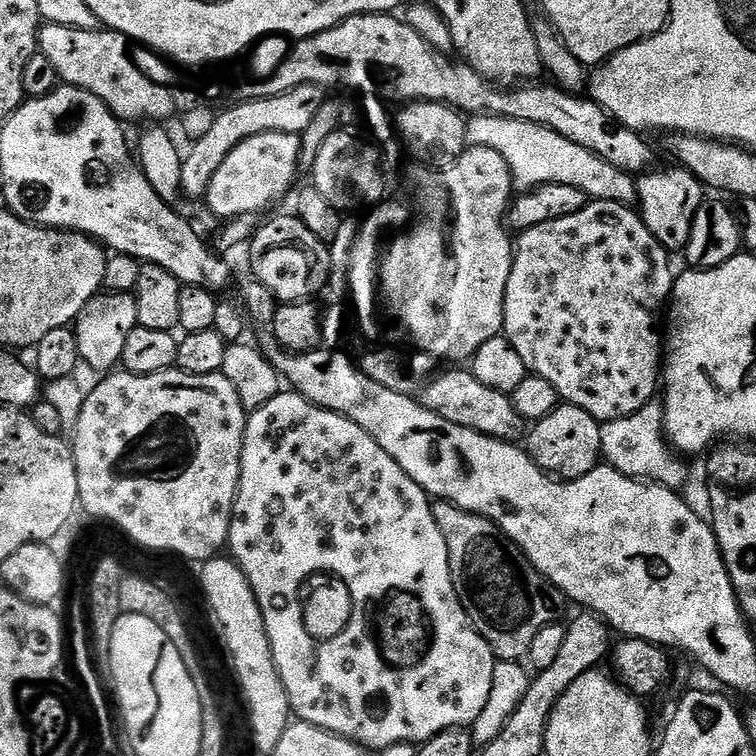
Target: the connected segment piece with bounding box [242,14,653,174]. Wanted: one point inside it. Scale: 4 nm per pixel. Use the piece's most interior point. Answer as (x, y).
(375, 55)

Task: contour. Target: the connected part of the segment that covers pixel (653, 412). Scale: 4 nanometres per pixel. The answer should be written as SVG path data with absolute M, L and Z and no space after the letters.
M659 403L642 406L638 414L607 421L600 433L602 456L611 467L638 480L663 484L665 488L676 490L681 487L679 484L684 480L685 461L677 455L664 434L664 410Z

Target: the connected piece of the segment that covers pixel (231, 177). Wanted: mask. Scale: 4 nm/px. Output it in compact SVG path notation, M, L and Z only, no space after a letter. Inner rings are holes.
M267 132L266 134L254 134L252 138L246 138L230 154L226 154L226 162L218 166L218 174L208 187L206 203L208 208L216 216L221 216L221 221L234 220L238 216L255 217L256 212L264 212L271 204L276 204L285 199L297 183L296 176L300 172L300 137L294 134L282 134L281 132Z

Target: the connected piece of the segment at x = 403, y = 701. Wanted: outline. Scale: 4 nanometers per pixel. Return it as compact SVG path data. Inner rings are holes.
M281 390L274 398L270 398L270 402L266 402L266 406L249 415L240 459L240 489L236 491L227 547L231 559L244 571L254 590L262 610L272 657L288 695L288 707L297 721L313 724L333 732L335 736L344 736L359 744L361 749L383 750L395 744L425 744L430 738L451 728L468 728L478 714L482 714L486 701L490 699L490 686L494 686L494 670L498 661L492 653L492 647L472 625L458 598L450 574L446 538L442 538L442 530L438 530L432 506L433 501L422 490L422 486L418 486L418 482L414 482L414 478L410 478L410 474L406 474L406 470L402 470L402 466L398 466L398 462L394 462L394 458L390 458L390 454L386 454L386 450L382 450L382 446L378 446L378 442L374 442L374 438L370 438L362 426L358 426L358 422L350 422L350 418L342 414L320 408L291 390ZM316 568L336 568L336 572L340 572L340 576L352 584L352 596L356 596L356 620L352 620L352 628L348 628L340 640L332 640L332 644L312 644L312 640L308 640L308 632L304 632L304 624L300 624L296 588L300 588L300 580L304 580L308 572L316 572Z

